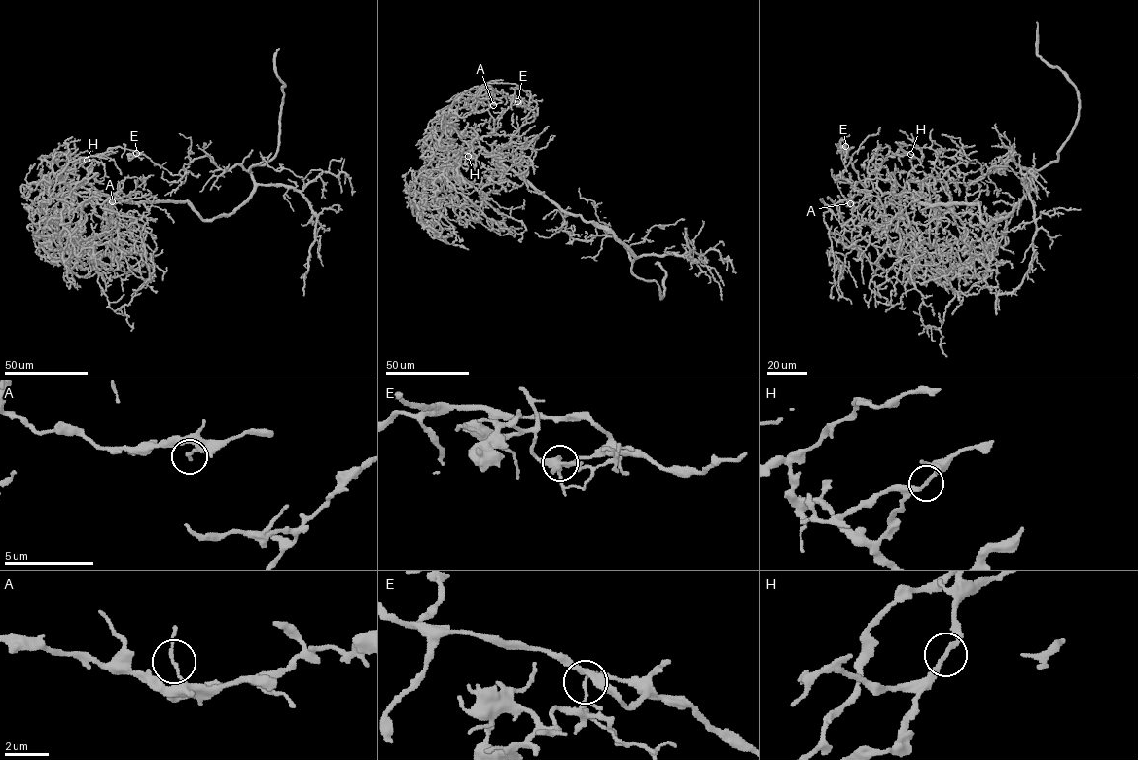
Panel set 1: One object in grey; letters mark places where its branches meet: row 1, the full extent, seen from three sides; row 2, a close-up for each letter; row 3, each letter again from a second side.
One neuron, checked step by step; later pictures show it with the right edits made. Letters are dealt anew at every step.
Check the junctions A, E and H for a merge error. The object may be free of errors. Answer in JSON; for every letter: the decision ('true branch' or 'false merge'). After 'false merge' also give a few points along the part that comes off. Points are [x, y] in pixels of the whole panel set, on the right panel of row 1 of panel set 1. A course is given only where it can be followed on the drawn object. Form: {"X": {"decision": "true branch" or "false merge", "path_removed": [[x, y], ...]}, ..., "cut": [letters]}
{"A": {"decision": "true branch"}, "E": {"decision": "false merge"}, "H": {"decision": "true branch"}, "cut": ["E"]}

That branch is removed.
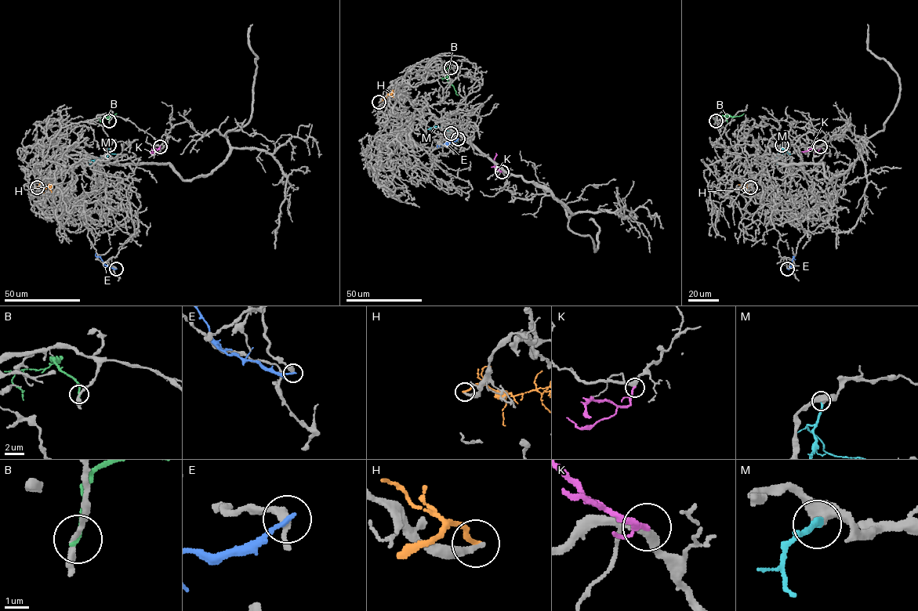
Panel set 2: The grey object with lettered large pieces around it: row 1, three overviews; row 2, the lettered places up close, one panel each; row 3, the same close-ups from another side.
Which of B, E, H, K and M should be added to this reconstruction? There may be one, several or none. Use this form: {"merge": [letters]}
{"merge": ["K"]}

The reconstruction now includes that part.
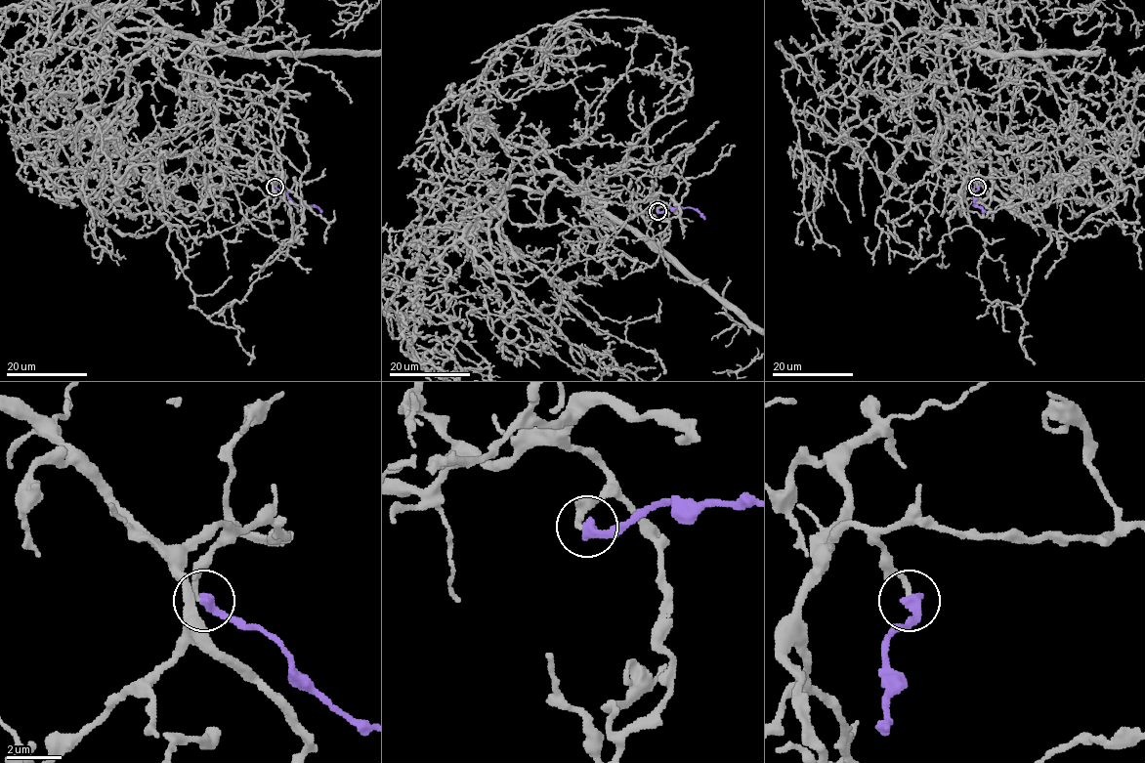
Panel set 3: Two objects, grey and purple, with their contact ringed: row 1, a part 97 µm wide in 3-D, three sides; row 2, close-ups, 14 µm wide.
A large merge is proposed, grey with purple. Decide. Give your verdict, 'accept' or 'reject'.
accept

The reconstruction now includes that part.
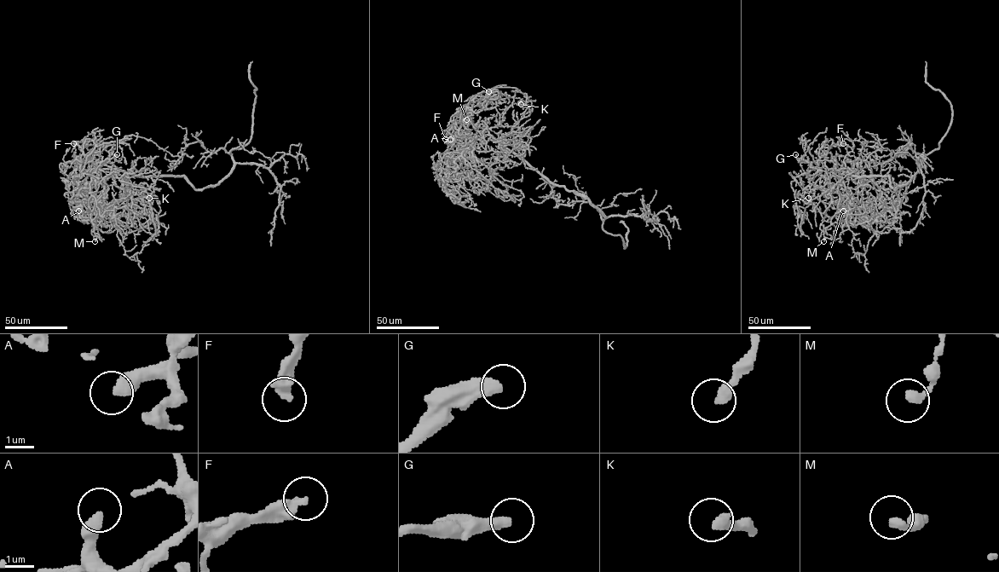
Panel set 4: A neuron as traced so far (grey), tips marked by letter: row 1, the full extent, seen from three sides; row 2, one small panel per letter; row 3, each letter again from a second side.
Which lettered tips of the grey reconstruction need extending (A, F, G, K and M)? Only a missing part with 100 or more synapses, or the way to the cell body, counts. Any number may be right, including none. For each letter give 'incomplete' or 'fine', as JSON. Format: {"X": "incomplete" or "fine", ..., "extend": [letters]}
{"A": "fine", "F": "incomplete", "G": "incomplete", "K": "fine", "M": "fine", "extend": ["F", "G"]}

